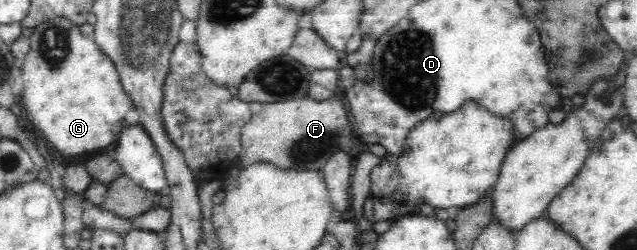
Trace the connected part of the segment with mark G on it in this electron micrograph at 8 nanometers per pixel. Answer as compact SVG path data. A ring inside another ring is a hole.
M63 17L39 23L29 37L29 53L24 59L20 69L24 83L20 105L24 106L29 121L43 133L54 151L65 159L81 160L81 155L94 156L117 139L125 127L125 115L134 105L124 92L113 62L100 51L94 40L79 30L79 25Z

